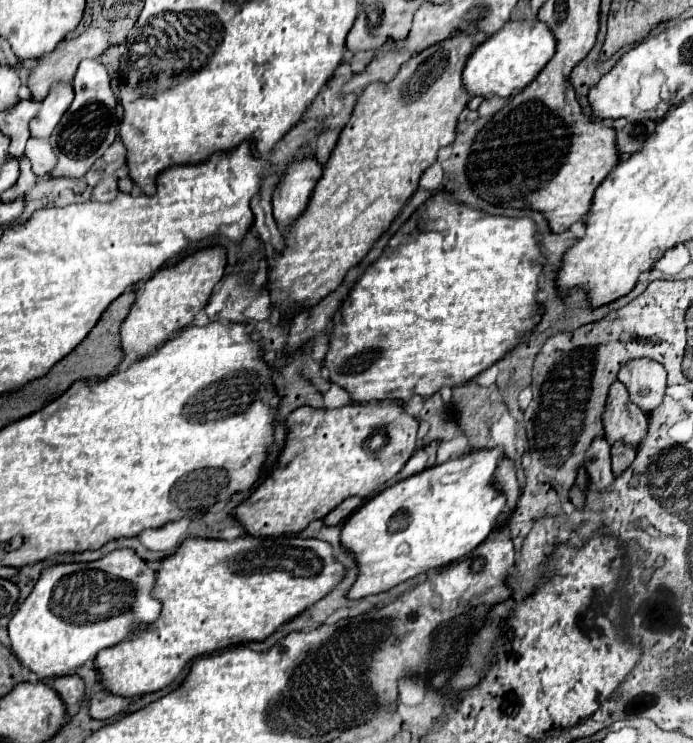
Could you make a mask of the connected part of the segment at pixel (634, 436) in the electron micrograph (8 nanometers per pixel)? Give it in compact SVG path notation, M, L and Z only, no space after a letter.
M614 381L614 385L610 385L602 419L610 445L614 445L614 441L624 441L626 445L638 447L646 437L648 417L642 413L642 409L638 409L638 405L630 401L628 391L620 381Z

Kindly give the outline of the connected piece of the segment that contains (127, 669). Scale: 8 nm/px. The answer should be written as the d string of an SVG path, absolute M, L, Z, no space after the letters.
M242 535L234 541L212 541L212 539L184 539L178 549L162 559L162 565L156 569L156 585L154 585L154 595L158 597L158 601L162 601L162 613L158 615L158 621L154 621L154 625L146 625L146 629L138 629L138 633L134 633L134 637L128 637L128 641L124 641L122 645L114 645L114 649L104 649L102 653L98 653L98 657L94 657L94 669L100 673L100 683L106 691L118 695L118 697L134 697L134 695L144 695L144 693L154 693L160 691L164 687L168 687L184 669L184 665L188 665L190 661L202 657L202 655L210 655L218 649L226 649L228 645L238 645L238 643L248 643L248 641L264 641L268 635L272 635L282 623L294 619L296 615L300 615L302 611L306 611L310 605L314 605L316 601L320 601L324 595L328 595L338 581L344 577L344 567L334 561L332 557L332 547L326 541L318 541L318 539L302 539L302 537L250 537L250 535Z

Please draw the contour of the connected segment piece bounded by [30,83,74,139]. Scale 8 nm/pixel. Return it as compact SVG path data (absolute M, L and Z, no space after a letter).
M58 83L50 87L50 93L42 101L40 111L36 117L30 121L30 133L36 139L48 139L58 125L60 117L66 113L74 99L74 89L72 83Z

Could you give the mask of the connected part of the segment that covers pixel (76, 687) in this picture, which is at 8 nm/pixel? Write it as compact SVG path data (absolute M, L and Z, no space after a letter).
M66 675L66 677L56 677L52 689L60 695L60 699L66 705L66 717L72 719L78 709L84 705L84 681L78 675Z

